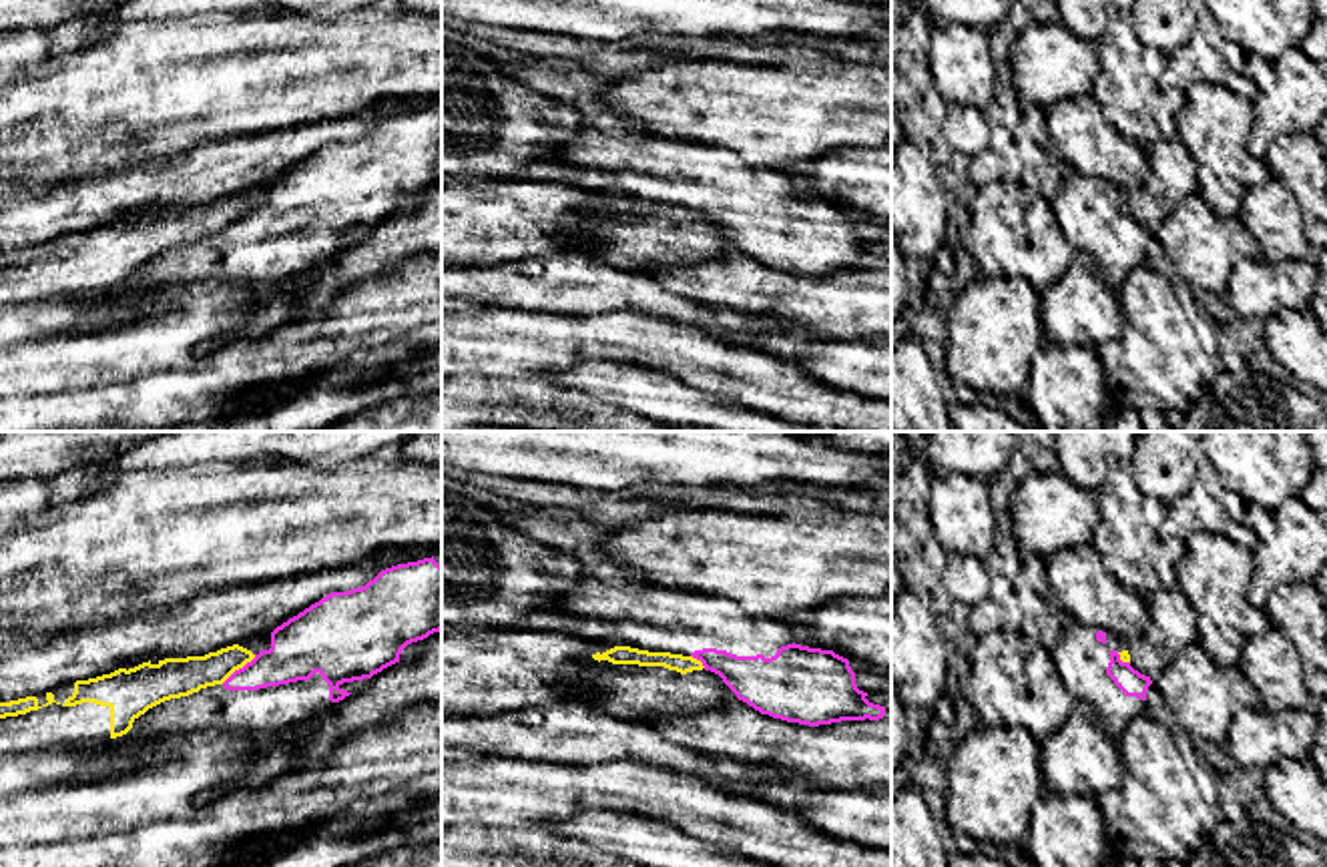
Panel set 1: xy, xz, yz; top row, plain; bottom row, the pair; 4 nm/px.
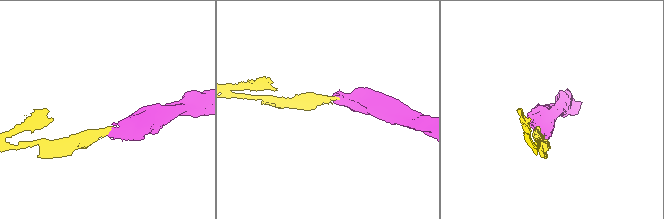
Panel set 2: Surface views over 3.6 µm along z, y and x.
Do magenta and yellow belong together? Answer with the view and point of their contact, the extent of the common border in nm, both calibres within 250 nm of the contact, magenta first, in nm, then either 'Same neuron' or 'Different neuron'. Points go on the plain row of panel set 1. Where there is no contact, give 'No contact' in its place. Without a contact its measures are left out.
Touches magenta at xy (239, 219). Shared border 180 nm. Thickness 220 nm (magenta) against 160 nm. Different neuron

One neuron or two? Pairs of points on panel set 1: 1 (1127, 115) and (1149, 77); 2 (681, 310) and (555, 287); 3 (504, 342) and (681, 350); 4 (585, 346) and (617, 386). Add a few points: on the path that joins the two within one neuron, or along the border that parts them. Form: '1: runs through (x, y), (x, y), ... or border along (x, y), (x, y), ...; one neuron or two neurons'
1: runs through (1133, 105), (1133, 93), (1139, 87); one neuron
2: runs through (649, 298), (621, 287), (587, 287); one neuron
3: runs through (549, 342), (565, 338), (637, 338); one neuron
4: border along (641, 364), (575, 362), (549, 372); two neurons

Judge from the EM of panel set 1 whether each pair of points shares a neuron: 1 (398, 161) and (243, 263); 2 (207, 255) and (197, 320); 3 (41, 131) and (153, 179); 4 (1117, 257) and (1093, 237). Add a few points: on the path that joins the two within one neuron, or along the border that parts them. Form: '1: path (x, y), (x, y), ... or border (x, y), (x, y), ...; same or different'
1: path (360, 189), (310, 239), (282, 241); same
2: border (249, 285), (191, 281), (159, 298); different
3: border (171, 155), (133, 161), (87, 177); different
4: path (1111, 251), (1099, 239); same

